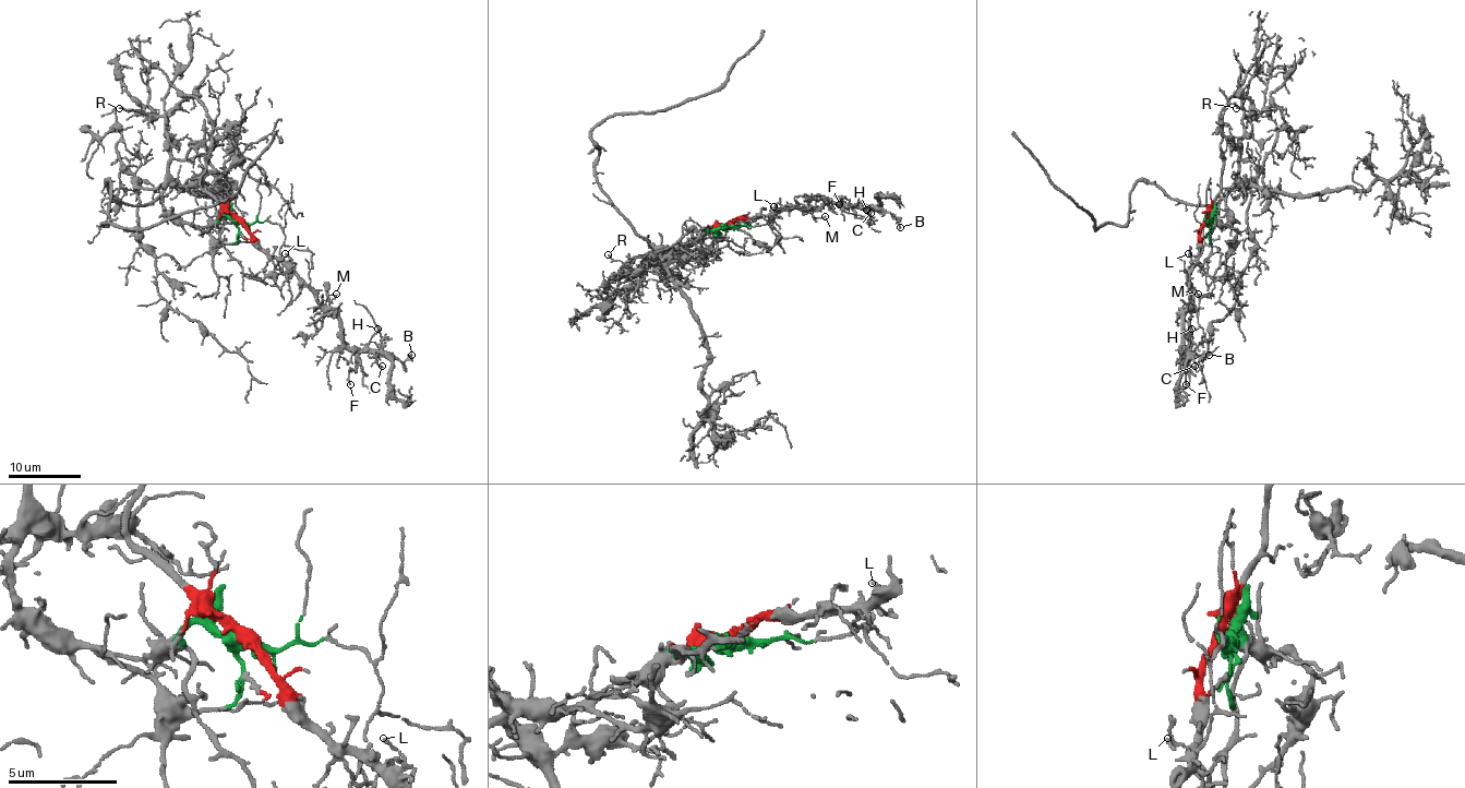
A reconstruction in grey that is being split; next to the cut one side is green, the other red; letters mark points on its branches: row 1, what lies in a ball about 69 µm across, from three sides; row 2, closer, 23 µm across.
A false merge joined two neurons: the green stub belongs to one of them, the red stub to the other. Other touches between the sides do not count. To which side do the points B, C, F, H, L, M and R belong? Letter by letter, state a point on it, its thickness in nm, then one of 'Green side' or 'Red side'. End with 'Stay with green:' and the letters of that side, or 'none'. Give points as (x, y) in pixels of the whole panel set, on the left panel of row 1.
B: Place: (411, 355). Thickness 130 nm. Red side
C: Place: (382, 366). Thickness 160 nm. Red side
F: Place: (350, 384). Thickness 140 nm. Red side
H: Place: (377, 329). Thickness 100 nm. Red side
L: Place: (285, 253). Thickness 130 nm. Red side
M: Place: (336, 294). Thickness 110 nm. Red side
R: Place: (119, 108). Thickness 120 nm. Green side
Stay with green: R

